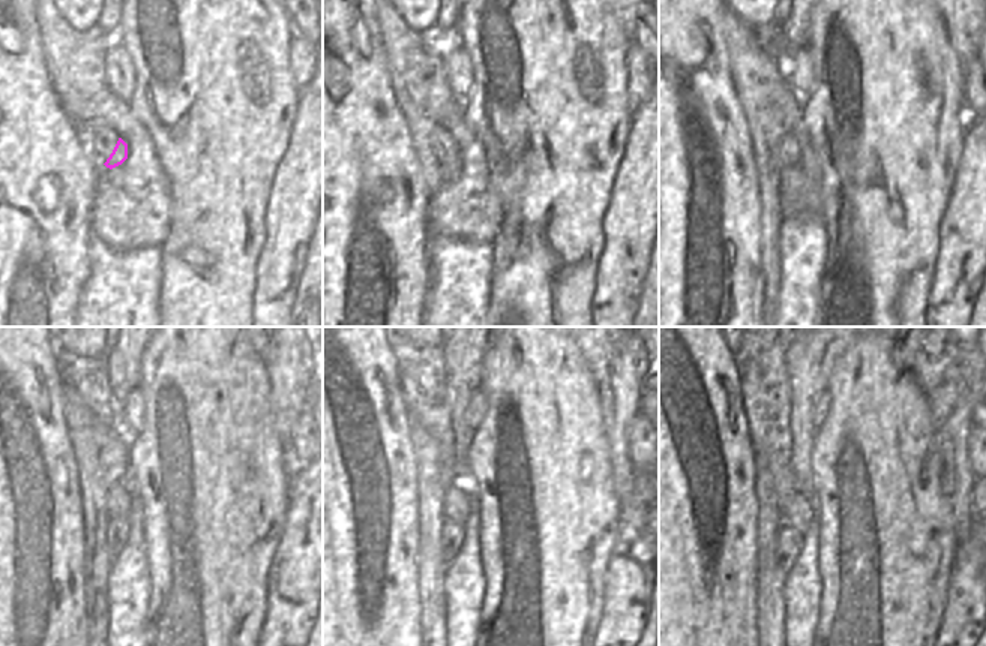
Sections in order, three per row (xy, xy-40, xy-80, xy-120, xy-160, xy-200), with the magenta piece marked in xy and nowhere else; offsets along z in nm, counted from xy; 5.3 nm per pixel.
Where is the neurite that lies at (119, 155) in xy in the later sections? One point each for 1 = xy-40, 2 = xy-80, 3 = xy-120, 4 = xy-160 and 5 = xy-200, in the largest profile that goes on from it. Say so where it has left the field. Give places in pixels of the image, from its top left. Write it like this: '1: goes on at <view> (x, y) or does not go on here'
1: goes on at xy-40 (447, 173)
2: goes on at xy-80 (791, 177)
3: goes on at xy-120 (116, 526)
4: goes on at xy-160 (452, 537)
5: goes on at xy-200 (788, 541)

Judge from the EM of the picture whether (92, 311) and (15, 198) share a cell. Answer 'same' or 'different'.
different

